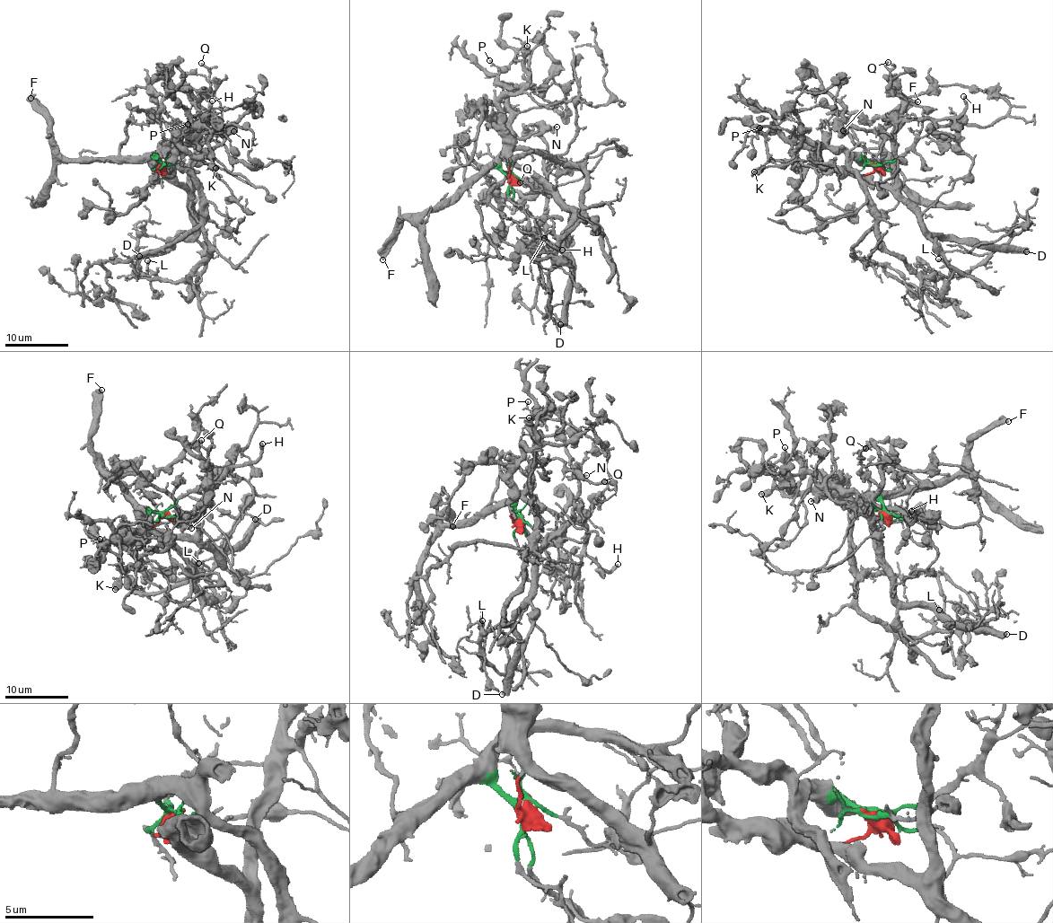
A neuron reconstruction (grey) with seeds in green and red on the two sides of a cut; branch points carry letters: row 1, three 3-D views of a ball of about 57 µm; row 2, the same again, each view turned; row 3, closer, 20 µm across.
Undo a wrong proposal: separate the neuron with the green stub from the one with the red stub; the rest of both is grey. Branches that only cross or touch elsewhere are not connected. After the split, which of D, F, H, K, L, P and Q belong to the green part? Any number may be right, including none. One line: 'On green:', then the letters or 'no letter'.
On green: F, L, P

